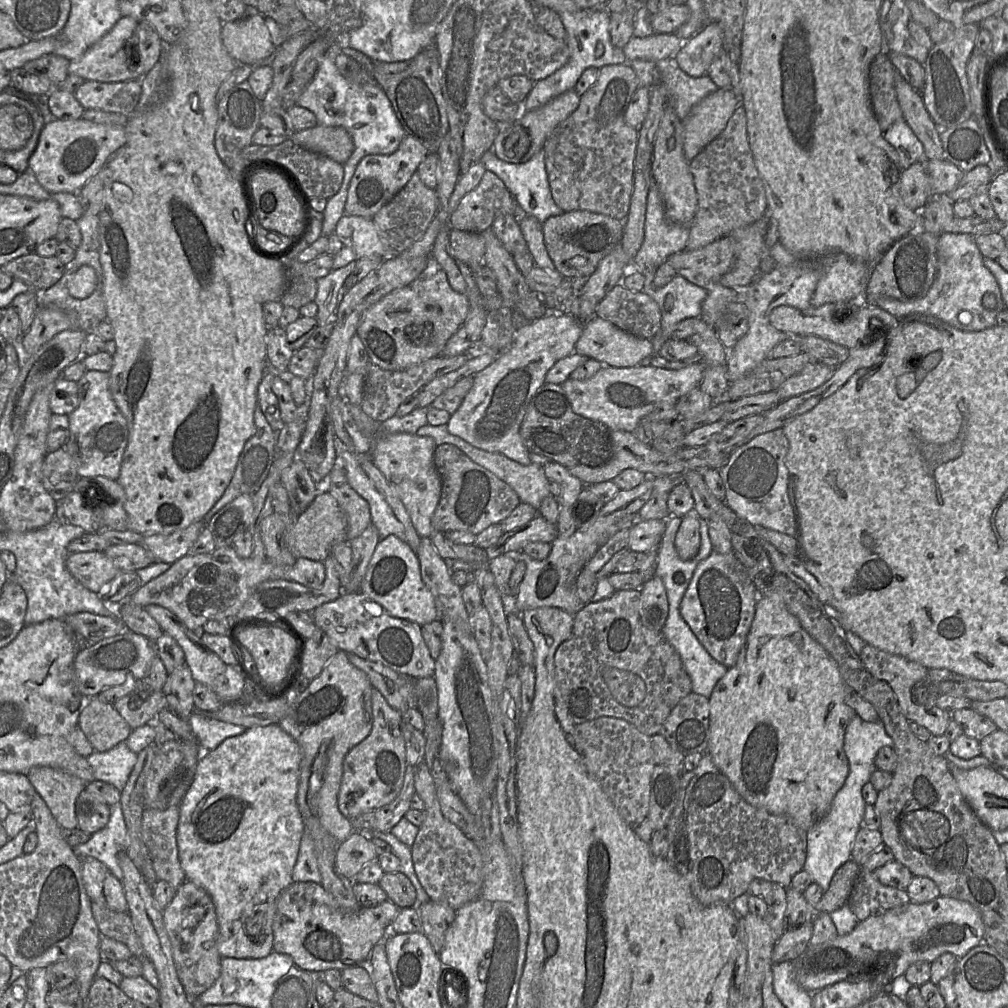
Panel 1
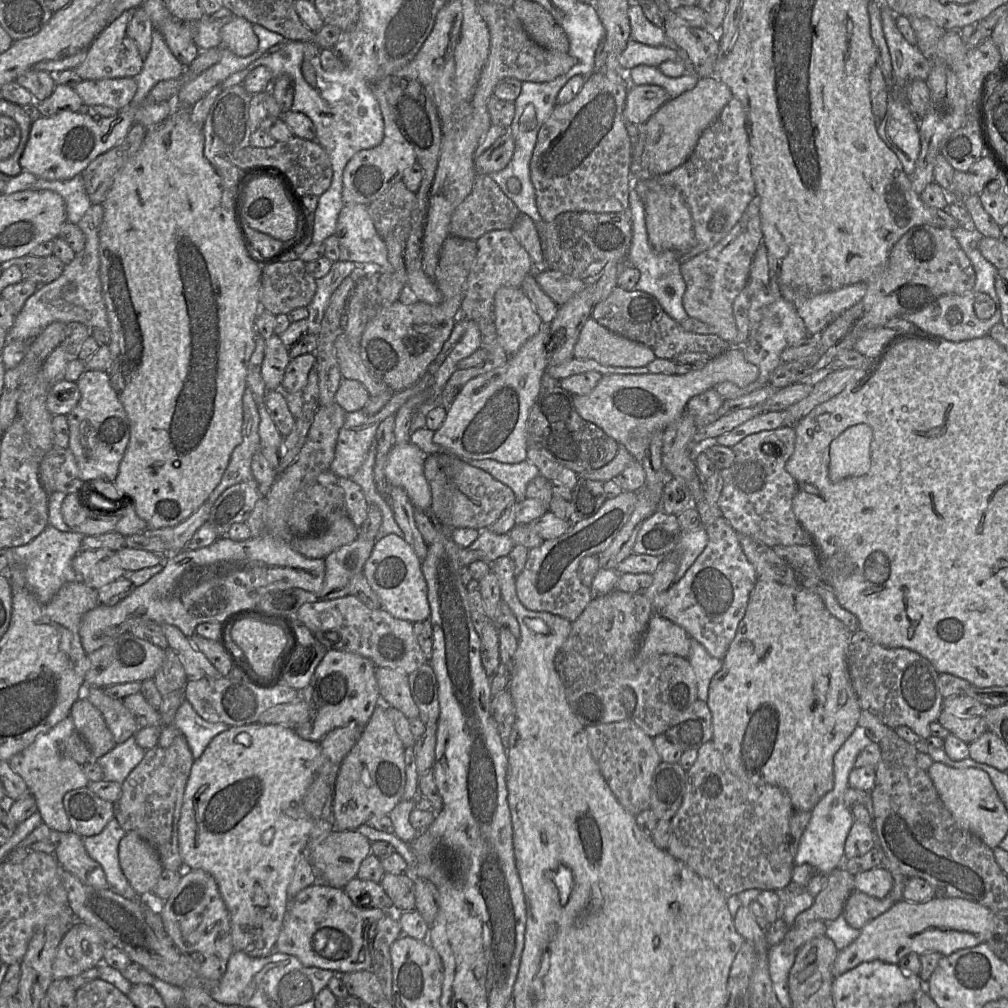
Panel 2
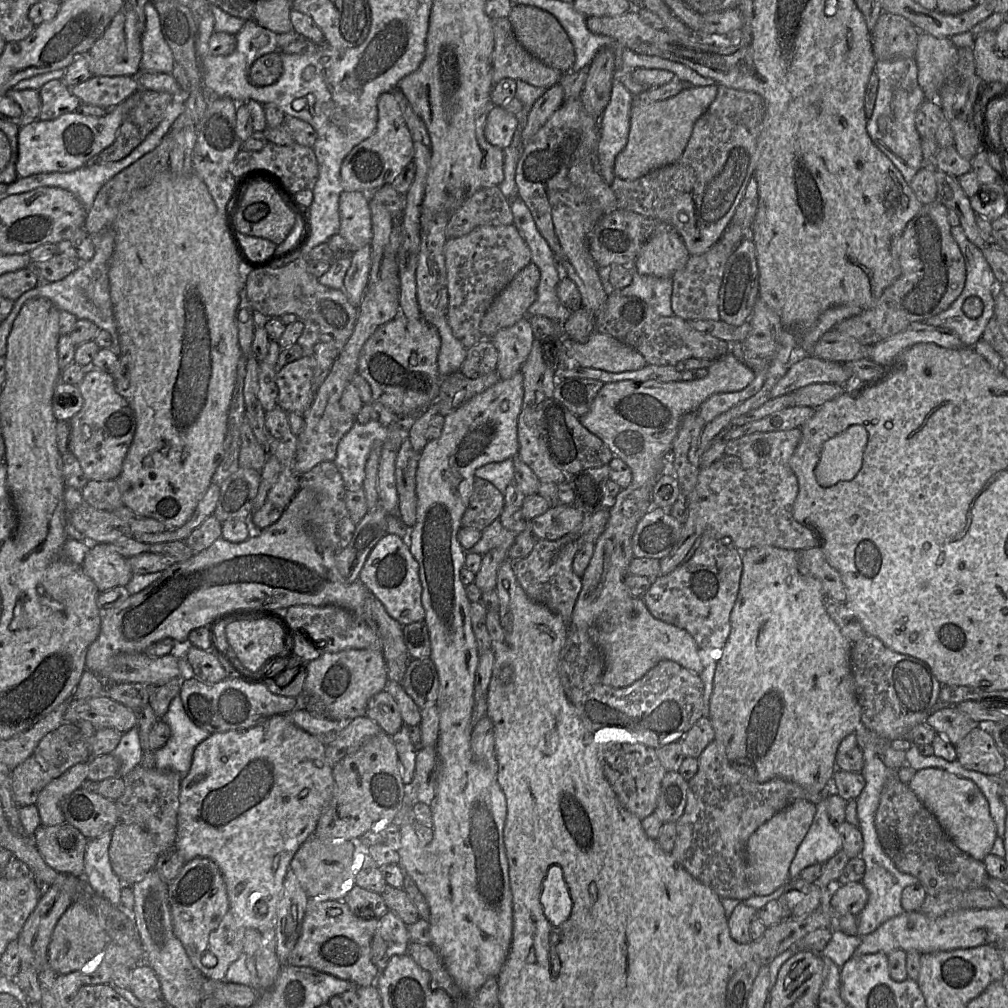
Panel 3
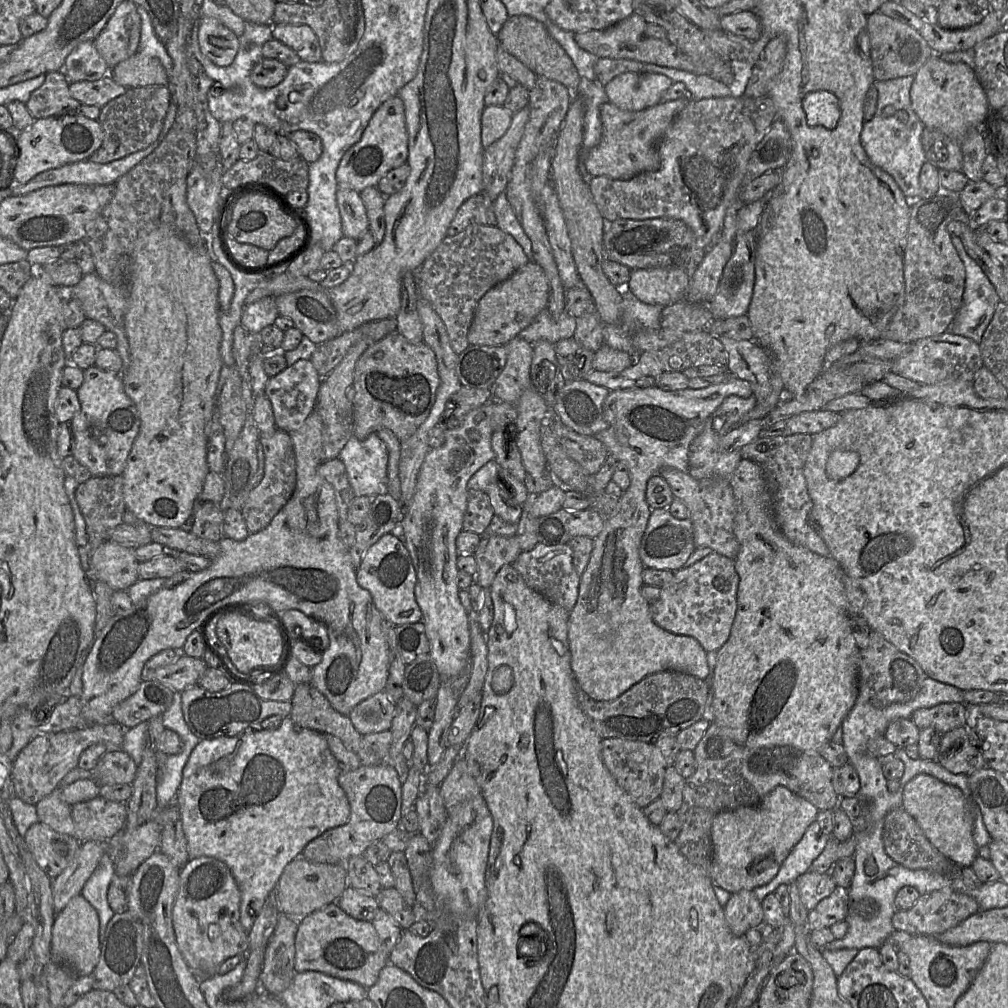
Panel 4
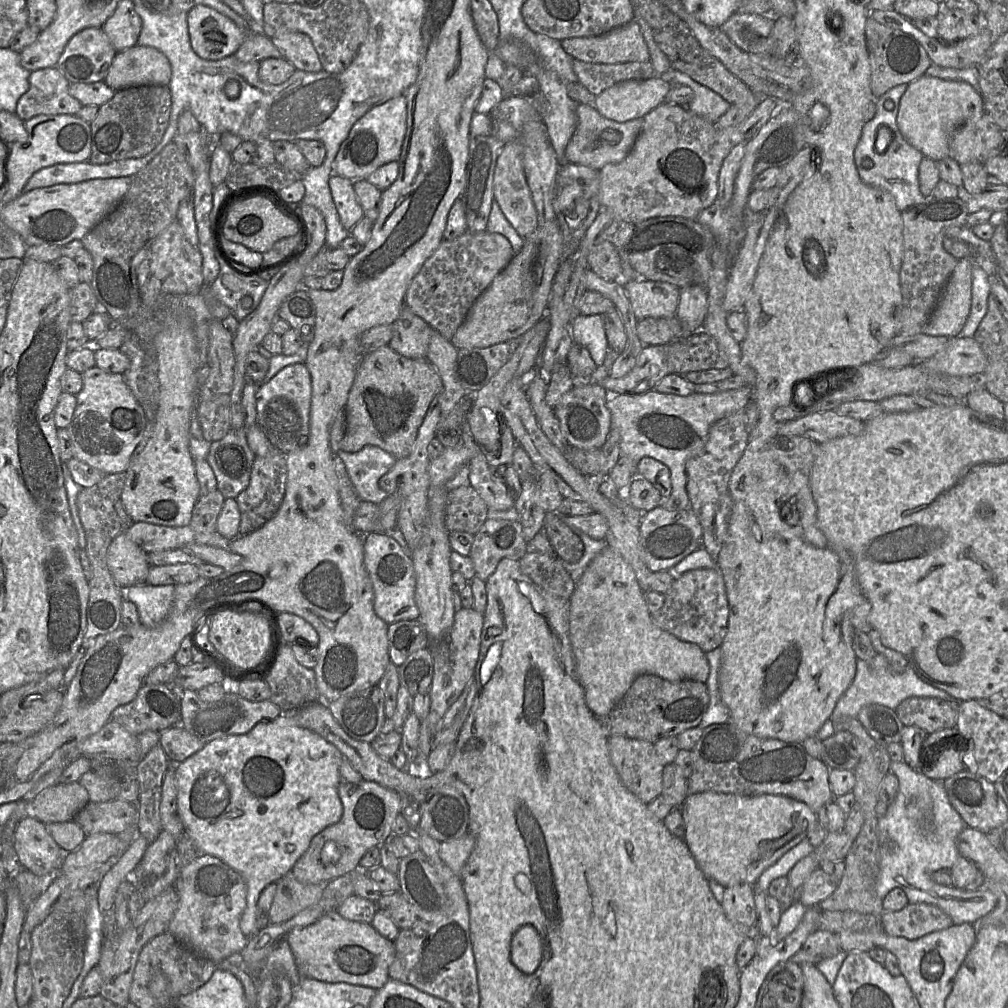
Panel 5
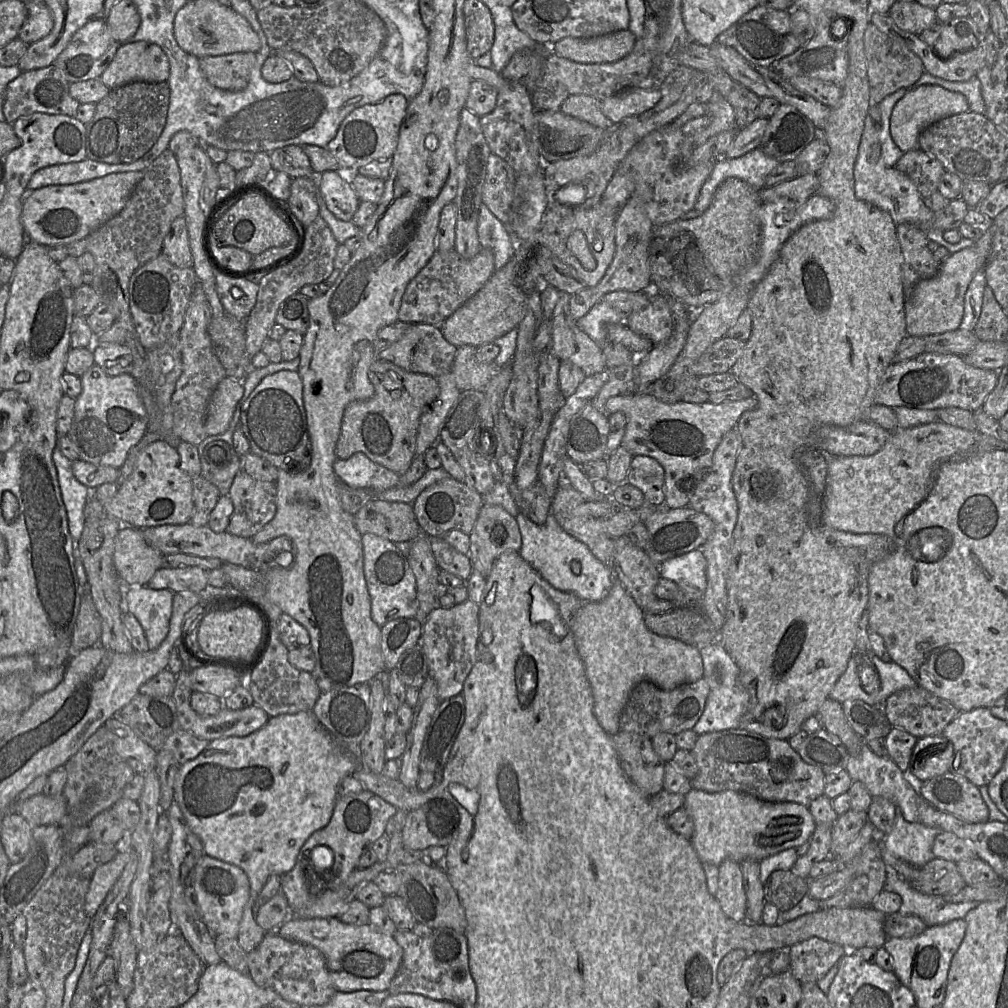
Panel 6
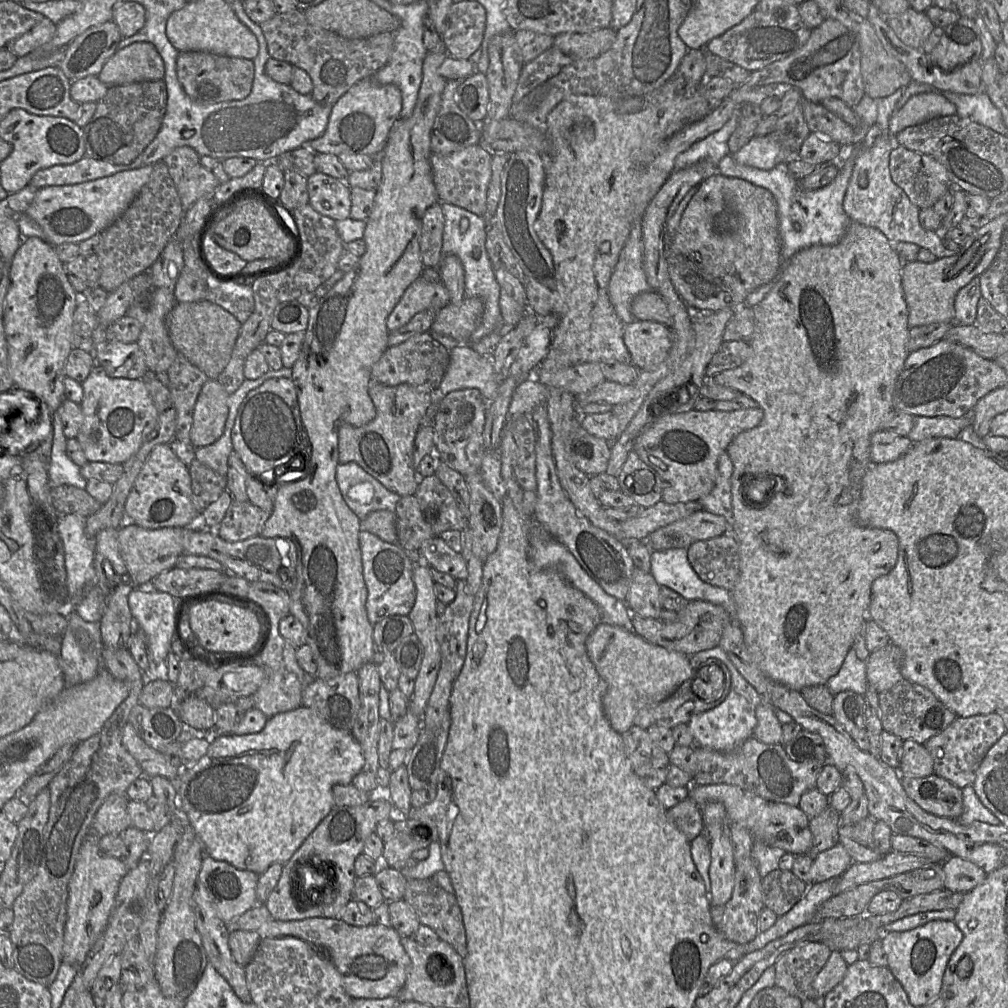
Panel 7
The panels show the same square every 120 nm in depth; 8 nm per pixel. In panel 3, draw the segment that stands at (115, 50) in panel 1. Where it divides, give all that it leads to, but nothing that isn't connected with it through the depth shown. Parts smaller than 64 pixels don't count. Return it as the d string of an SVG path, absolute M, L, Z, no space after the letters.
M127 1L86 53L93 76L136 77L140 73L142 59L141 38L136 13Z

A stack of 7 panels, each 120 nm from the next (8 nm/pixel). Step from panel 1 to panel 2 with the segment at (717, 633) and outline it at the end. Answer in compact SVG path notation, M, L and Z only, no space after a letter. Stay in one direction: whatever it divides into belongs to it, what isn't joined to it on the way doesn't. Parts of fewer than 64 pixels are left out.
M705 498L695 501L693 506L707 532L708 543L685 575L654 598L652 608L654 614L682 627L712 657L722 661L745 615L750 593L758 577L743 552L738 533L728 521L723 516L716 517Z

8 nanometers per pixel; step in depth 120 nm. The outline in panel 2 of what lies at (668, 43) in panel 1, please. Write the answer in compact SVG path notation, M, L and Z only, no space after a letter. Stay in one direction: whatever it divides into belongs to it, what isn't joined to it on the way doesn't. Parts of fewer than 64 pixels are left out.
M629 39L626 48L619 57L623 70L629 71L638 65L658 67L669 60L687 60L685 55L676 48L668 45L649 46Z

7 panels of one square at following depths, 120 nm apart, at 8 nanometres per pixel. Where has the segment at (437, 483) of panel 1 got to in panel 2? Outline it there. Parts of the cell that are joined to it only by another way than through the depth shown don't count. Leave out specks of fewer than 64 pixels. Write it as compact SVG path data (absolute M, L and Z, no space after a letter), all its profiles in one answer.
M394 444L385 466L384 475L390 486L403 489L413 507L425 511L430 509L432 494L424 474L428 455L415 444Z

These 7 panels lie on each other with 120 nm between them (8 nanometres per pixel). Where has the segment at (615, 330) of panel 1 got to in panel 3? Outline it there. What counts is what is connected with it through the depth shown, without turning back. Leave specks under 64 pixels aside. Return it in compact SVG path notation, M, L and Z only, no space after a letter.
M594 330L584 343L564 338L570 361L581 367L608 372L625 372L643 368L645 358L634 348L616 338Z

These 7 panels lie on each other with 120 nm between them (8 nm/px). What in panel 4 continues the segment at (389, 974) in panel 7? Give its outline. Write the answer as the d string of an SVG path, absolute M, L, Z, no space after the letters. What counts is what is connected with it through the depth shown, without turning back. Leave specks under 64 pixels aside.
M336 902L299 920L295 936L296 973L322 972L338 979L355 982L368 989L376 983L380 971L388 963L388 955L372 922L352 918Z

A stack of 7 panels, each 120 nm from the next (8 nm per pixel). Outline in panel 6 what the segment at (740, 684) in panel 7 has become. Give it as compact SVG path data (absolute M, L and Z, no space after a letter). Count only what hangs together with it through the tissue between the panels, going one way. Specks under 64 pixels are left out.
M719 642L698 648L700 648L703 661L703 676L710 686L710 692L705 708L692 730L697 735L701 735L709 732L739 728L740 719L746 712L749 704L749 693L740 681L739 667Z

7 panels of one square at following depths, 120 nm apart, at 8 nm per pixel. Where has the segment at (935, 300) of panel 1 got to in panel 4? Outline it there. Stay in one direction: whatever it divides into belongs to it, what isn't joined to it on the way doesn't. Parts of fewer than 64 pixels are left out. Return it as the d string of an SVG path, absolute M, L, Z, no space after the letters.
M951 235L951 241L964 264L966 279L962 305L948 330L979 345L996 309L990 302L990 296L996 291L982 268L967 253L961 237Z

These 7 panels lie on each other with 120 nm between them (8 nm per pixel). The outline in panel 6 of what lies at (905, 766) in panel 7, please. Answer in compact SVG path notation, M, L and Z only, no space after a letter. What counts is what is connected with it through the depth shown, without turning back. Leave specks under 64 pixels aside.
M943 735L919 738L913 748L907 771L915 782L924 782L950 772L953 759L953 746Z

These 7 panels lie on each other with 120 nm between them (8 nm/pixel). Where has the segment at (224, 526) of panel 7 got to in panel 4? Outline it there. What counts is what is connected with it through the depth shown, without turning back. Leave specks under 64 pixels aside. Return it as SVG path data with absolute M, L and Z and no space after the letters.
M276 428L270 436L261 436L264 452L264 476L250 491L241 508L250 533L256 533L269 525L274 516L287 503L296 486L296 457L290 434Z

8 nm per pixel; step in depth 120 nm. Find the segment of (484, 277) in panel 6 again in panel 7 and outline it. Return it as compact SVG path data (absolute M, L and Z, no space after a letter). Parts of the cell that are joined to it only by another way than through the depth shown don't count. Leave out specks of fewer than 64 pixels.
M421 276L410 284L389 315L387 329L389 332L397 330L415 314L431 308L441 310L449 303L449 292L442 281L430 281Z

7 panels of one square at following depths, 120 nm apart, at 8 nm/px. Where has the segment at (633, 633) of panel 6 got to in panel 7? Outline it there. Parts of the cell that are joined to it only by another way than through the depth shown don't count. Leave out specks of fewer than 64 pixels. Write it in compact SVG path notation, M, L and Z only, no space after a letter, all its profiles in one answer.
M599 623L586 639L590 660L605 683L602 698L604 714L618 733L627 731L638 711L668 698L694 671L690 656L652 644L633 630Z

